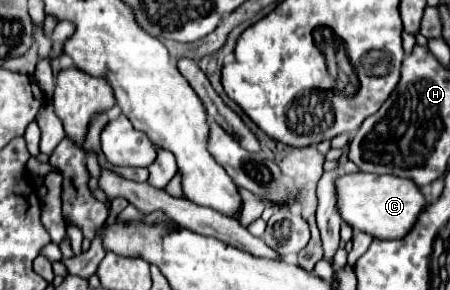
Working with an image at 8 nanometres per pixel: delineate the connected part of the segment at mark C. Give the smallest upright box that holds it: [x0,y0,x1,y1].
[337,173,429,239]

